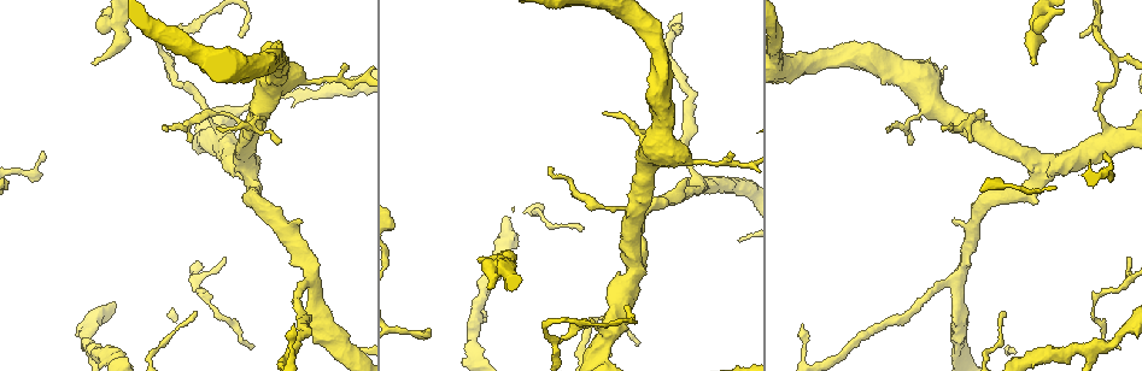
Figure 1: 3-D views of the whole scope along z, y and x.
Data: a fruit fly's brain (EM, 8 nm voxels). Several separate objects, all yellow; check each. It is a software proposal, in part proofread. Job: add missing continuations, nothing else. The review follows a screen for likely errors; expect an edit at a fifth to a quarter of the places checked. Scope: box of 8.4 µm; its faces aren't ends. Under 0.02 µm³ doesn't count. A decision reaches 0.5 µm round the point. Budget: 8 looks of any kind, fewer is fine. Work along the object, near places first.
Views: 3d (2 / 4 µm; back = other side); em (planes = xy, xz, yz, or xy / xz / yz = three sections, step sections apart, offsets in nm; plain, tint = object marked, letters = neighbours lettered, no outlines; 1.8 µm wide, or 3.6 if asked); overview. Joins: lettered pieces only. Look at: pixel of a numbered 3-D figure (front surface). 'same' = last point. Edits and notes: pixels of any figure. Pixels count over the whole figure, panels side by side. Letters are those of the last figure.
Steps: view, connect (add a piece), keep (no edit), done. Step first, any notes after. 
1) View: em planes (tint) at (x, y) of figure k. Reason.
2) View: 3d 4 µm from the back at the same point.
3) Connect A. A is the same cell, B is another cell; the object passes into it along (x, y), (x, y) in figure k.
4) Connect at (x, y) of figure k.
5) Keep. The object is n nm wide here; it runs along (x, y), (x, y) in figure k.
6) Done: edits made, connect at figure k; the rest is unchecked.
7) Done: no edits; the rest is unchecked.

View: 3d 4 µm at (1036, 64) of figure 1. Thin end.

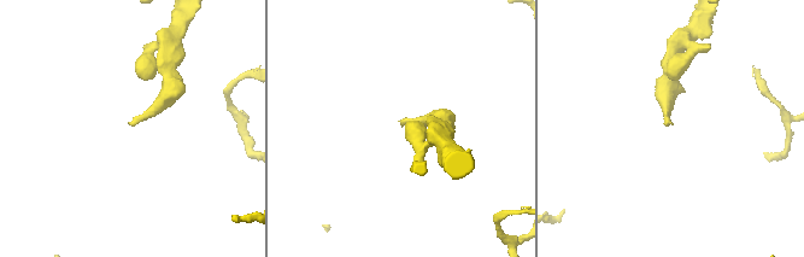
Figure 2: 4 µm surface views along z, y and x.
View: em xy step 4 (letters) at (132, 126) of figure 2.

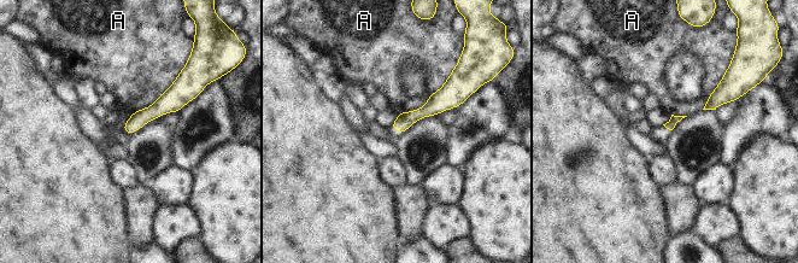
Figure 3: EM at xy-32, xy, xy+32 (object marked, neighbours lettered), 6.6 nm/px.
View: em planes (letters) at the same point. Another direction.

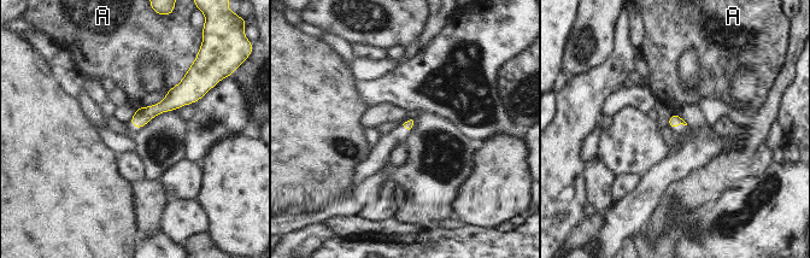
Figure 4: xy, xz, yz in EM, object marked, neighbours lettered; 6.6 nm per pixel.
Keep. A is another cell; a border runs along (192, 65), (160, 101), (138, 107) in figure 4; none of them fits.

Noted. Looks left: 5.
View: em planes (plain) at (887, 129) of figure 1. Tapers out.

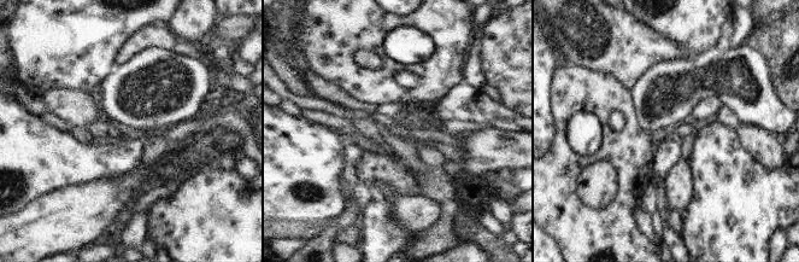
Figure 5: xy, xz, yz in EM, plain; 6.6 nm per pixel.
View: em planes (letters) at the same point.

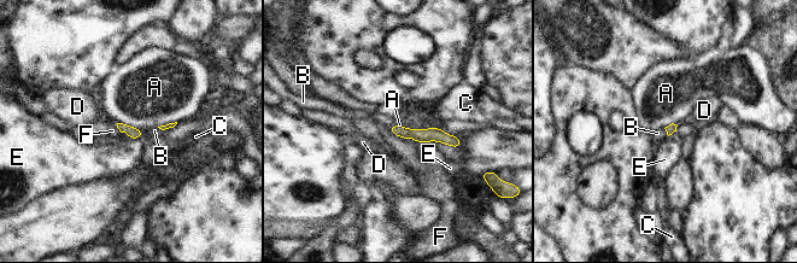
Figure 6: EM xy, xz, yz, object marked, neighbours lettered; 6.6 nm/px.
Keep. A, B, C, D, E and F are other cells; a border runs along (116, 123), (126, 123), (141, 129) in figure 6; none of them fits.

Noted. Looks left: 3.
View: 3d 4 µm from the back at (956, 280) of figure 1. Three-way junction.

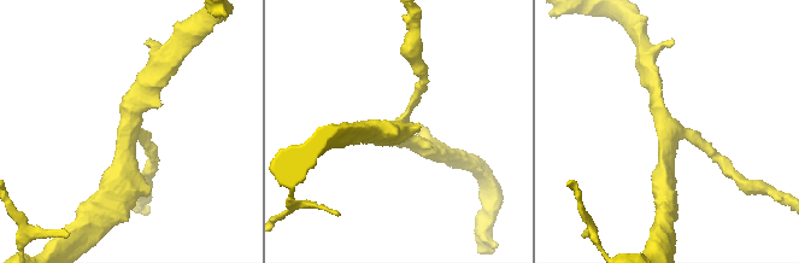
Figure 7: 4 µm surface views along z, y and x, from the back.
View: em planes (plain) at (131, 129) of figure 7. Now the EM.

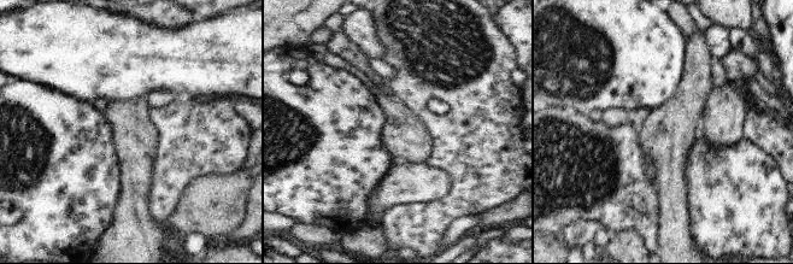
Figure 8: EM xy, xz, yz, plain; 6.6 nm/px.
View: em planes (letters) at the same point. See the neighbours.

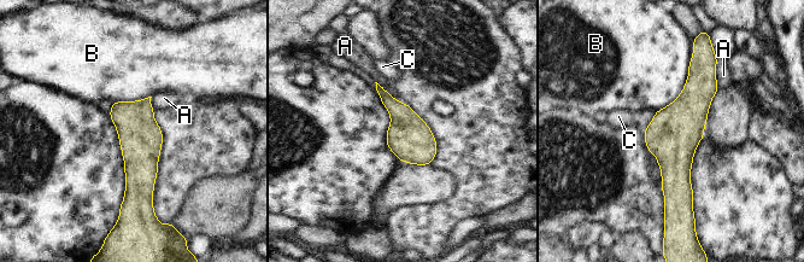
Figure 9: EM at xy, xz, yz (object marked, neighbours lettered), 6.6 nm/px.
Keep. A, B and C are other cells; a border runs along (375, 81), (403, 103) in figure 9; none of them fits.

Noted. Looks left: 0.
Done: no edits; the rest is unchecked.

